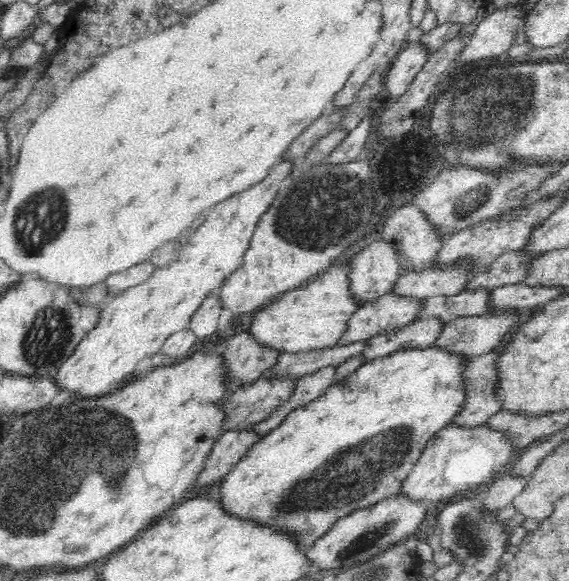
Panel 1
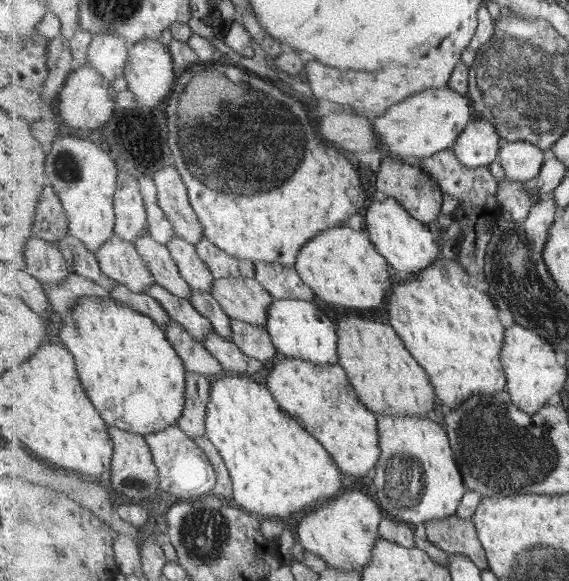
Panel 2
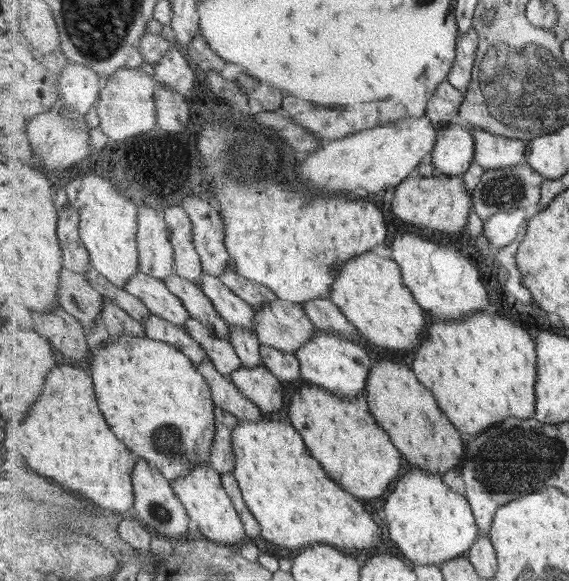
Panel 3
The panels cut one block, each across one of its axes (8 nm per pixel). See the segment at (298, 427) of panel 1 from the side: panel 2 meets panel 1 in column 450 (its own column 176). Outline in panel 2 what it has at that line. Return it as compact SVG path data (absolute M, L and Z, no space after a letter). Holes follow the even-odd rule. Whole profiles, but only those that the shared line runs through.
M111 295L82 296L75 308L71 309L69 314L61 316L61 320L59 336L74 354L81 382L109 426L121 427L145 436L177 423L185 408L187 370L183 359L167 338L166 330L162 329L156 320L128 304L119 302Z

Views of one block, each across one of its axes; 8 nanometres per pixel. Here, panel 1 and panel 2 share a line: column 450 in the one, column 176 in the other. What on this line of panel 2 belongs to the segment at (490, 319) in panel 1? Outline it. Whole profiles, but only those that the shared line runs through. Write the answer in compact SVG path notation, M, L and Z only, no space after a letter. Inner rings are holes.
M171 318L166 335L183 359L187 371L204 374L212 379L226 374L220 360L207 350L203 342L189 334L178 320Z

